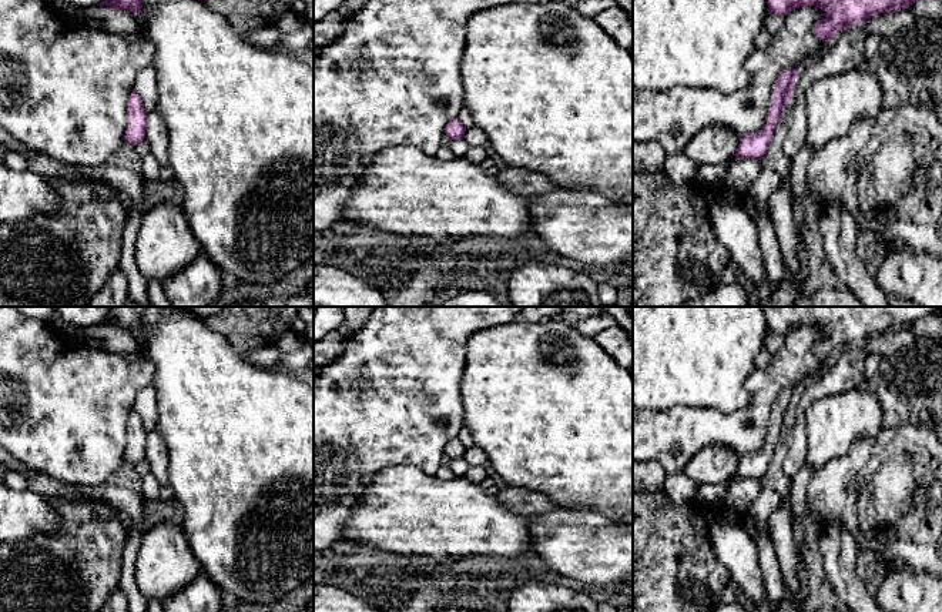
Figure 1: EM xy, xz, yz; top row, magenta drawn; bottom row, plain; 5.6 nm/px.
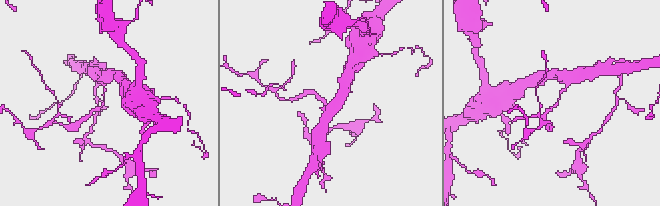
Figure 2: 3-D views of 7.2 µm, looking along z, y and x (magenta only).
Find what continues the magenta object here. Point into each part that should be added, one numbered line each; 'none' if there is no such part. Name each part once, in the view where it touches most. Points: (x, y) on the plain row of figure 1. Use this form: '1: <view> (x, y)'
none

